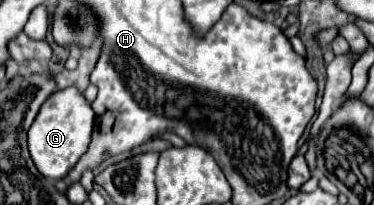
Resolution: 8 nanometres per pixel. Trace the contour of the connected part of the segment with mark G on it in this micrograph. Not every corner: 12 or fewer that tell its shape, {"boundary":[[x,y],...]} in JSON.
{"boundary":[[77,88],[51,94],[29,152],[51,180],[87,152],[95,112]]}

